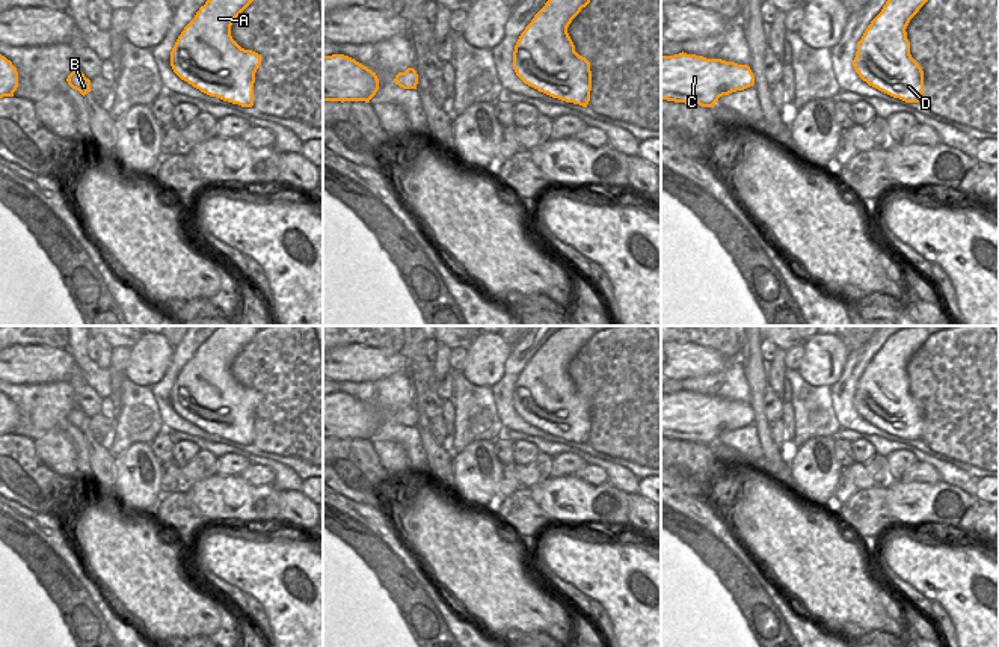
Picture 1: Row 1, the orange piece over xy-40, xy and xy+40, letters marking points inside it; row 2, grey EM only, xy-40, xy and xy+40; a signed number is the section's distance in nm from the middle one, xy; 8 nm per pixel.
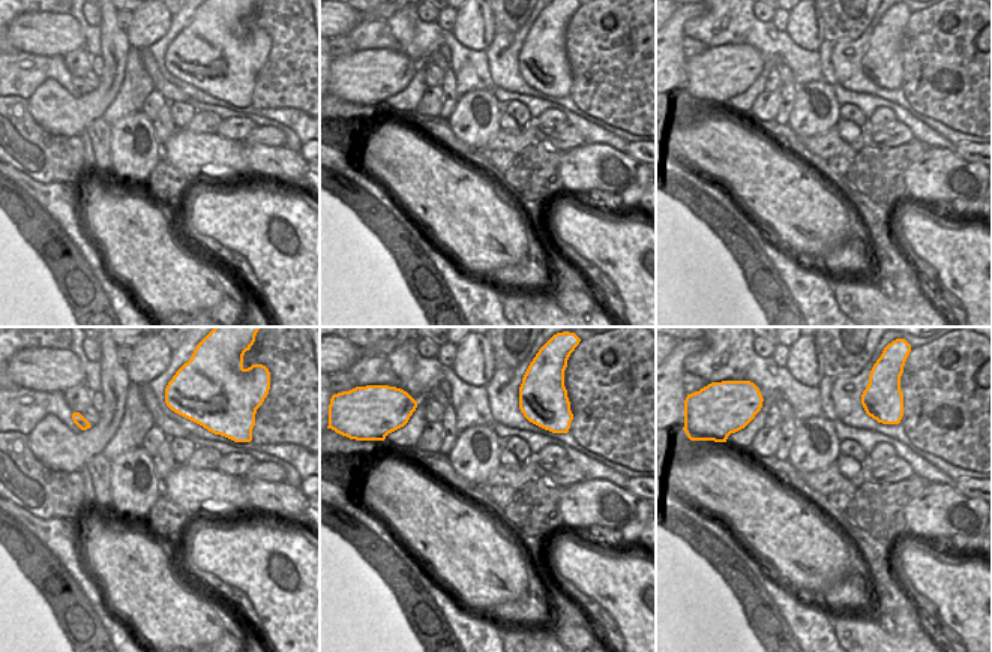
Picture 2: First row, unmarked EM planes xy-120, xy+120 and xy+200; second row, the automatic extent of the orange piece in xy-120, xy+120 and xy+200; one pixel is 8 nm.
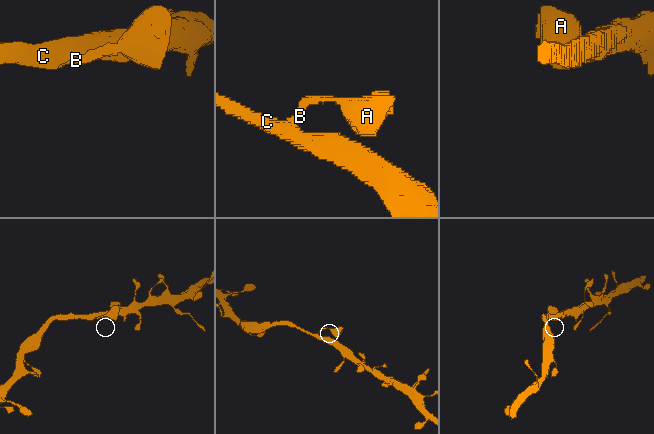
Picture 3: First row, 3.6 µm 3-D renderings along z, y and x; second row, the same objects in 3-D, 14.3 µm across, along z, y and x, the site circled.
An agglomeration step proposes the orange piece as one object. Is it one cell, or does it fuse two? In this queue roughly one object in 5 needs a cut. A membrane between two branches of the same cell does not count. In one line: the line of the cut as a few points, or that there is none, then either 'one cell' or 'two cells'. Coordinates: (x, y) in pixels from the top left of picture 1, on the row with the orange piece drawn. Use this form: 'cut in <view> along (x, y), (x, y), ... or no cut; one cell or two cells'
no cut; one cell

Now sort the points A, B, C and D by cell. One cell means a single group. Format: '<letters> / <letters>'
A B C D

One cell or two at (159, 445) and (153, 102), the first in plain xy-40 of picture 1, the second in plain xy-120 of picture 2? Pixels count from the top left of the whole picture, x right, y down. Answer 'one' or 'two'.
one

